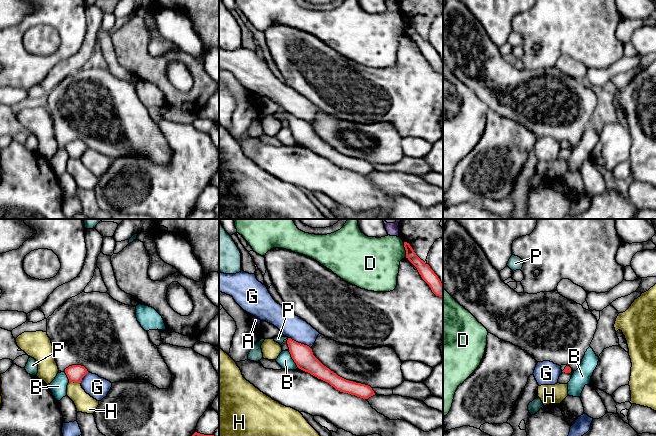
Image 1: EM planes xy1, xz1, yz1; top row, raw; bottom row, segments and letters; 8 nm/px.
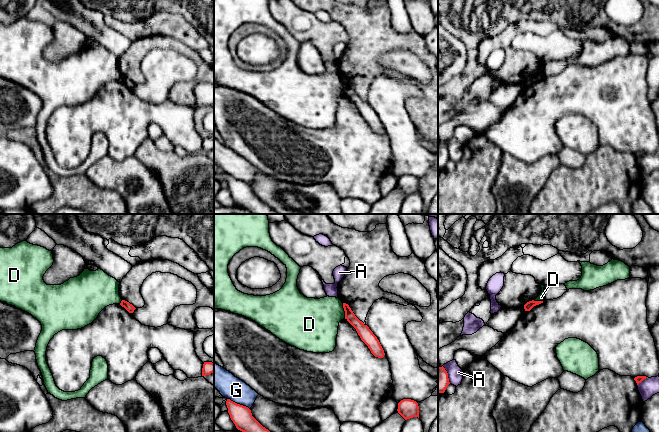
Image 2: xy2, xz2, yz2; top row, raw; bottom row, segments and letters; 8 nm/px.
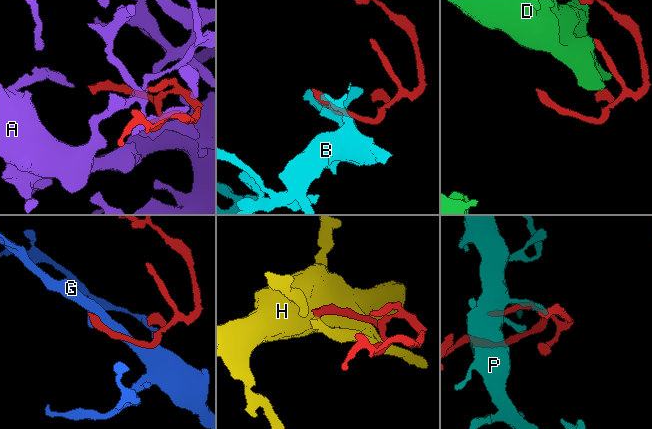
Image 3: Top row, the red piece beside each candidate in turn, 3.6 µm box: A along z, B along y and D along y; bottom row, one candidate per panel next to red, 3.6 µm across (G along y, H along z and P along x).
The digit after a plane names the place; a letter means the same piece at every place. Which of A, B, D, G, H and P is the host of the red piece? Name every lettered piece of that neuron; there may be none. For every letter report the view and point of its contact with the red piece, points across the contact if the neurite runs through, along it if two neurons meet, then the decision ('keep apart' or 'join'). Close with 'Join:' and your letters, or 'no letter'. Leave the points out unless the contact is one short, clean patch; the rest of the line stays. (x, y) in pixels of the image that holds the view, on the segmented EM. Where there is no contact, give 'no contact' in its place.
A: yz2 (642, 380) | keep apart
B: xz1 (292, 358) | along xz1 (288, 350), (291, 358), (299, 368) | keep apart
D: xz1 (405, 249) | keep apart
G: xz1 (299, 343) | keep apart
H: xy1 (75, 382) | along xy1 (69, 381), (80, 383) | keep apart
P: yz1 (565, 368) | across yz1 (567, 369), (565, 368), (562, 366) | join
Join: P

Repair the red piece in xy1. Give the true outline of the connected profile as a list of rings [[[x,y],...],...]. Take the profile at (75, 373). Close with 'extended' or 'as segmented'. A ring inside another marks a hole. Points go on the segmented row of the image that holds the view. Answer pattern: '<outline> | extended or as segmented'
[[[72,365],[65,369],[69,382],[81,383],[82,378],[88,373],[87,369],[81,365]]] | as segmented

